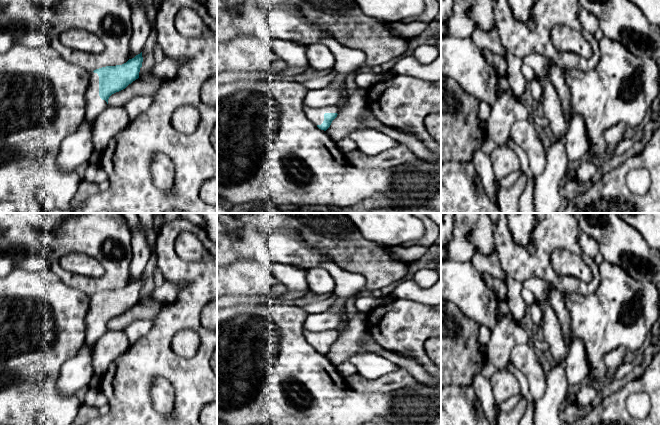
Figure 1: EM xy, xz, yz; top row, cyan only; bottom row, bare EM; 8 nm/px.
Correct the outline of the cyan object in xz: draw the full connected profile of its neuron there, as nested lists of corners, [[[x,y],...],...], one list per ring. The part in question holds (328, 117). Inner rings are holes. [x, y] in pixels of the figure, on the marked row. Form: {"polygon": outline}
{"polygon": [[[304,104],[303,111],[319,129],[326,131],[332,121],[337,117],[339,108],[334,106],[327,108],[311,108]]]}

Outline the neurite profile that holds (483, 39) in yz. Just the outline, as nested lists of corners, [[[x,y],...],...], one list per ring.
[[[475,29],[471,35],[471,39],[475,42],[477,47],[488,48],[492,53],[505,58],[505,76],[509,82],[511,91],[515,96],[520,98],[529,84],[521,72],[521,67],[523,64],[522,59],[510,54],[503,48],[496,29],[492,29],[490,31]]]

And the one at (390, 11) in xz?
[[[355,0],[370,17],[388,23],[416,20],[424,12],[424,0]]]

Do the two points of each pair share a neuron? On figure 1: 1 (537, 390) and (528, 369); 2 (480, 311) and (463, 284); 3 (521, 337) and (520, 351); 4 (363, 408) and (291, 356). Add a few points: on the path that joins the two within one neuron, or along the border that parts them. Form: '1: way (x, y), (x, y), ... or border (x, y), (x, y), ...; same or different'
1: way (537, 385), (533, 374); same
2: way (480, 304), (468, 291); same
3: border (527, 341), (516, 344), (512, 348), (509, 359); different
4: way (345, 408), (309, 374); same

